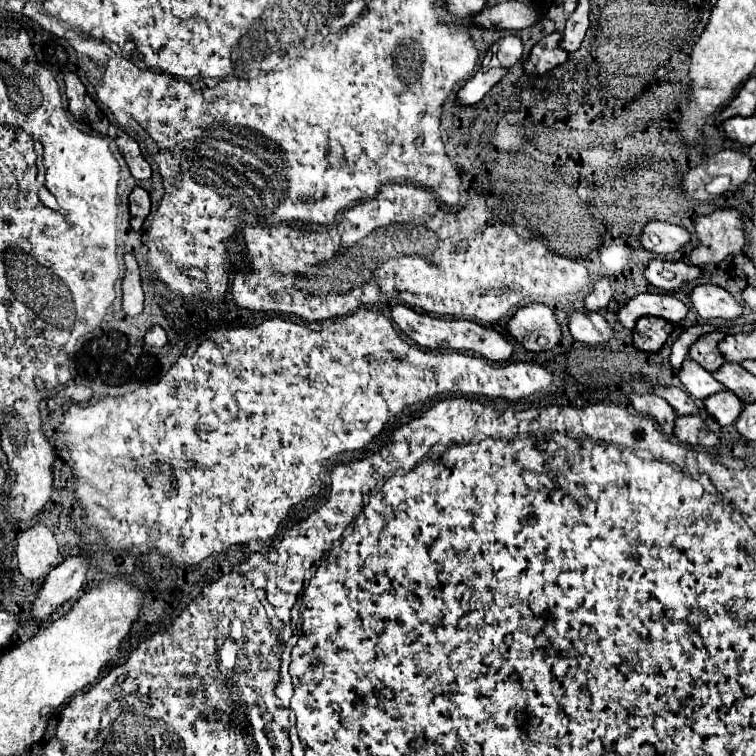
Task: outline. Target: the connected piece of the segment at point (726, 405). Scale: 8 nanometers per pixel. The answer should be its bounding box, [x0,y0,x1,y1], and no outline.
[705,390,743,426]

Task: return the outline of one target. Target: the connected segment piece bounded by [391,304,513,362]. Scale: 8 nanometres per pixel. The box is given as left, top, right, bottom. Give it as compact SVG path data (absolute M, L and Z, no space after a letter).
M397 304L393 308L393 322L413 340L417 345L435 350L442 347L442 344L449 346L451 350L471 350L491 362L507 362L513 354L513 344L497 330L485 328L475 324L473 320L444 319L431 316L427 313L419 313L403 304Z

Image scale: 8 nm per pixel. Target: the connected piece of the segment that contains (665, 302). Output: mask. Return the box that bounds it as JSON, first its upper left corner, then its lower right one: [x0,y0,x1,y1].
[619,294,689,330]

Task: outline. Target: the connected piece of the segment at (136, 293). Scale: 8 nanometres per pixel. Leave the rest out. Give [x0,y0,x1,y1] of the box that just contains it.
[123,254,143,316]

